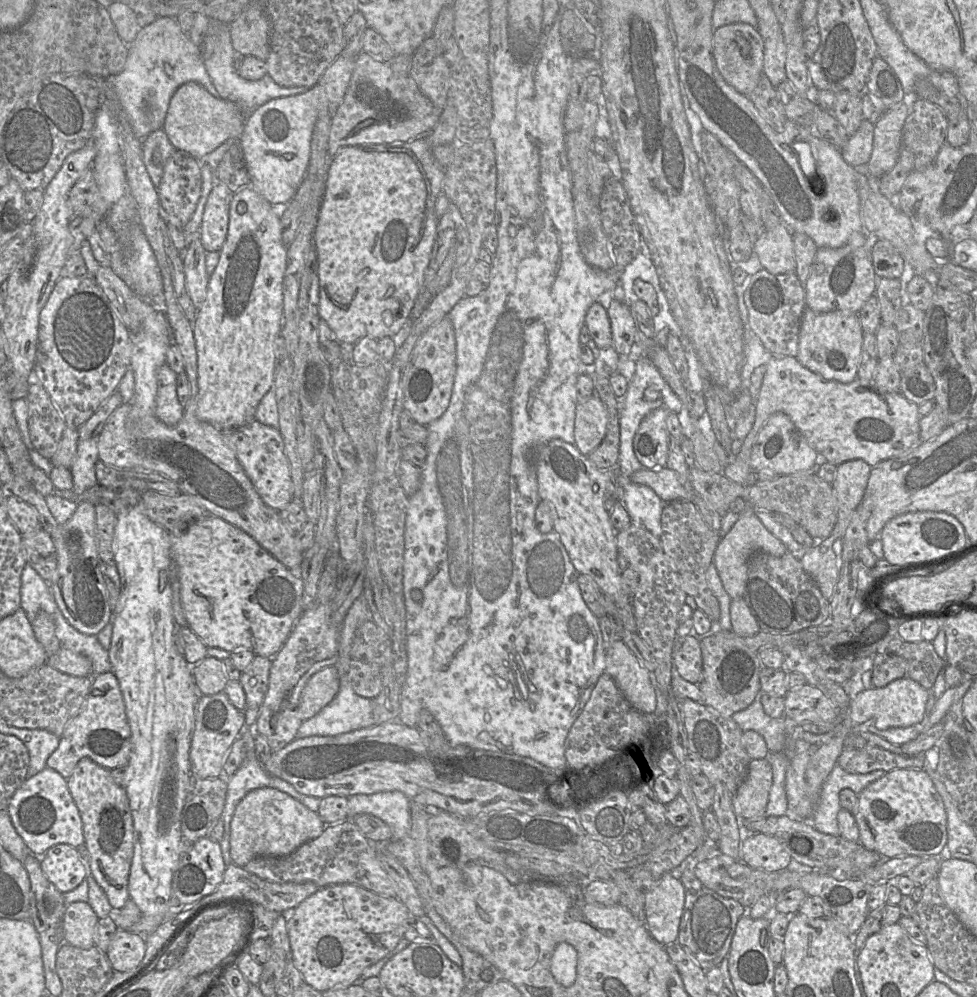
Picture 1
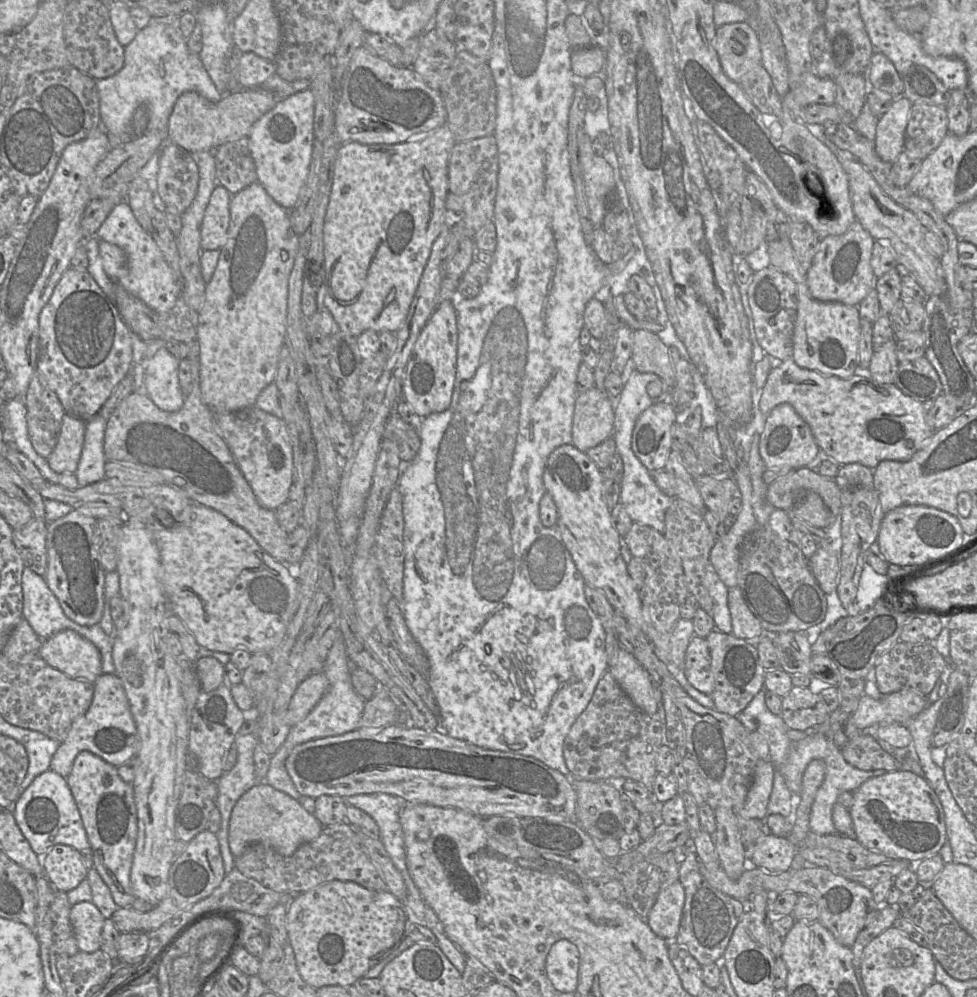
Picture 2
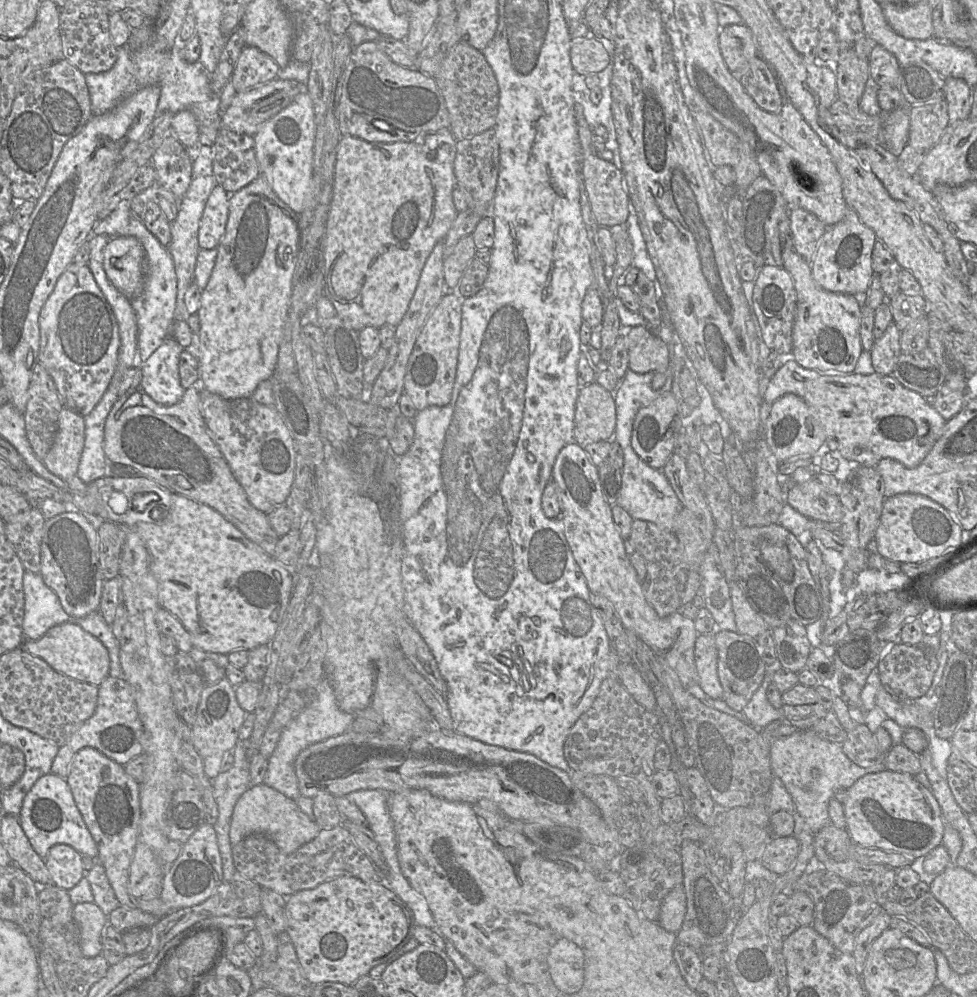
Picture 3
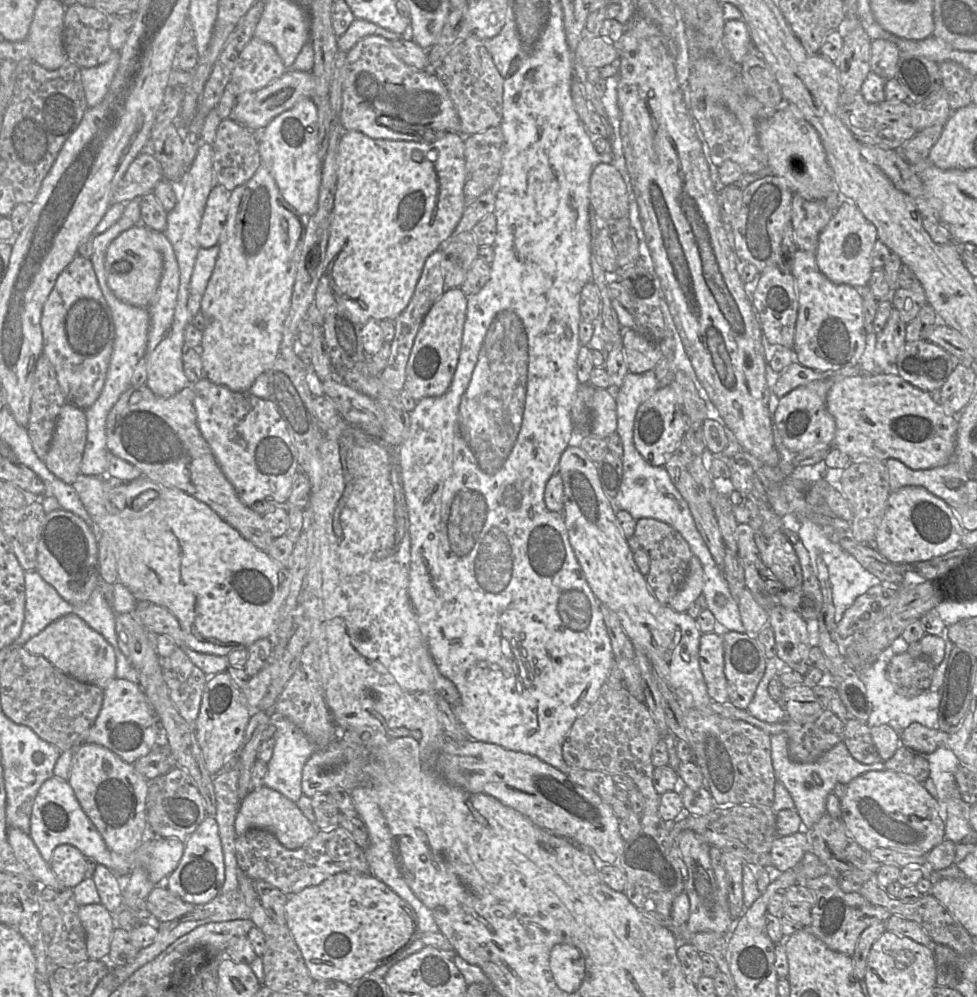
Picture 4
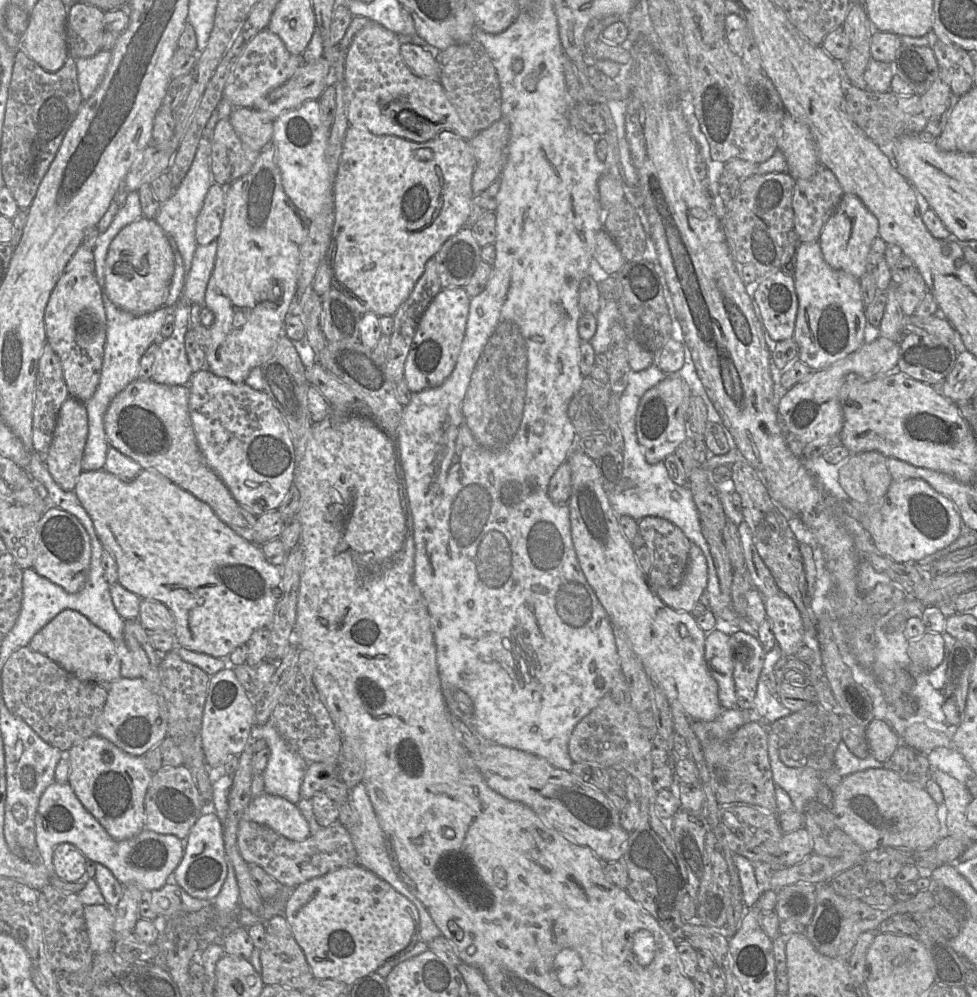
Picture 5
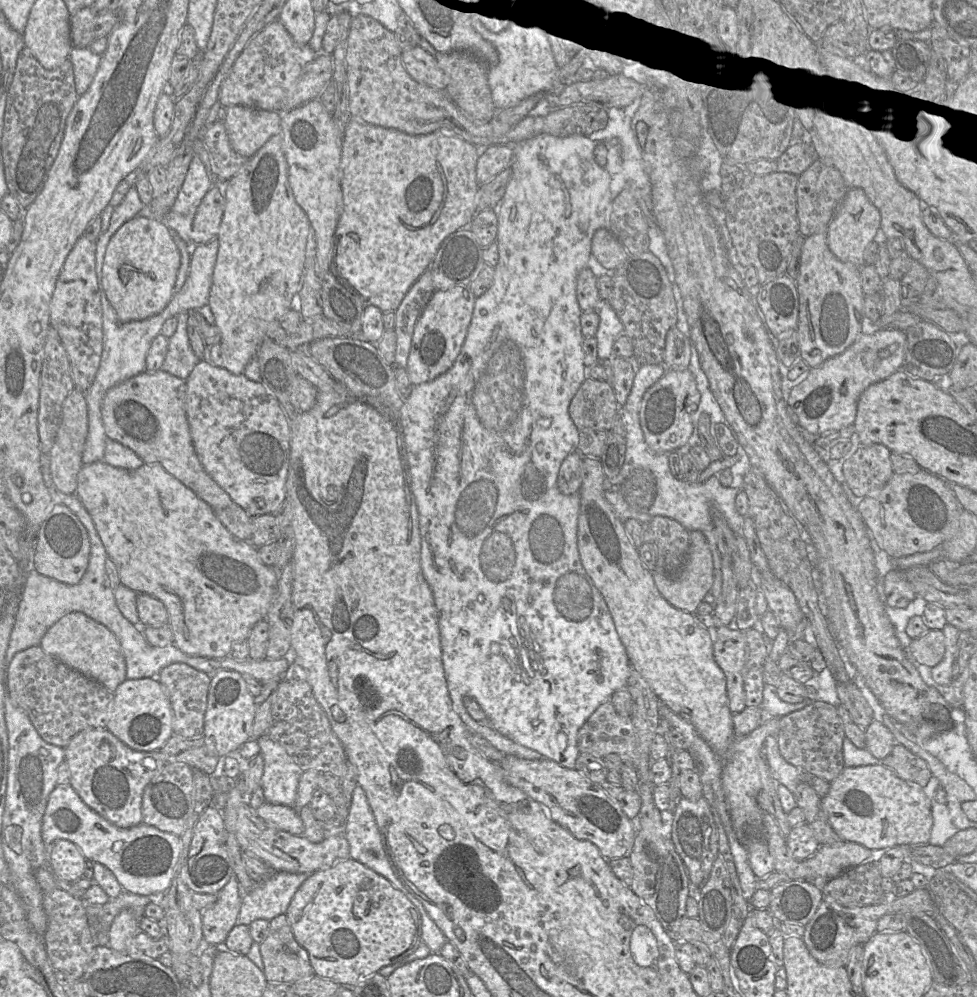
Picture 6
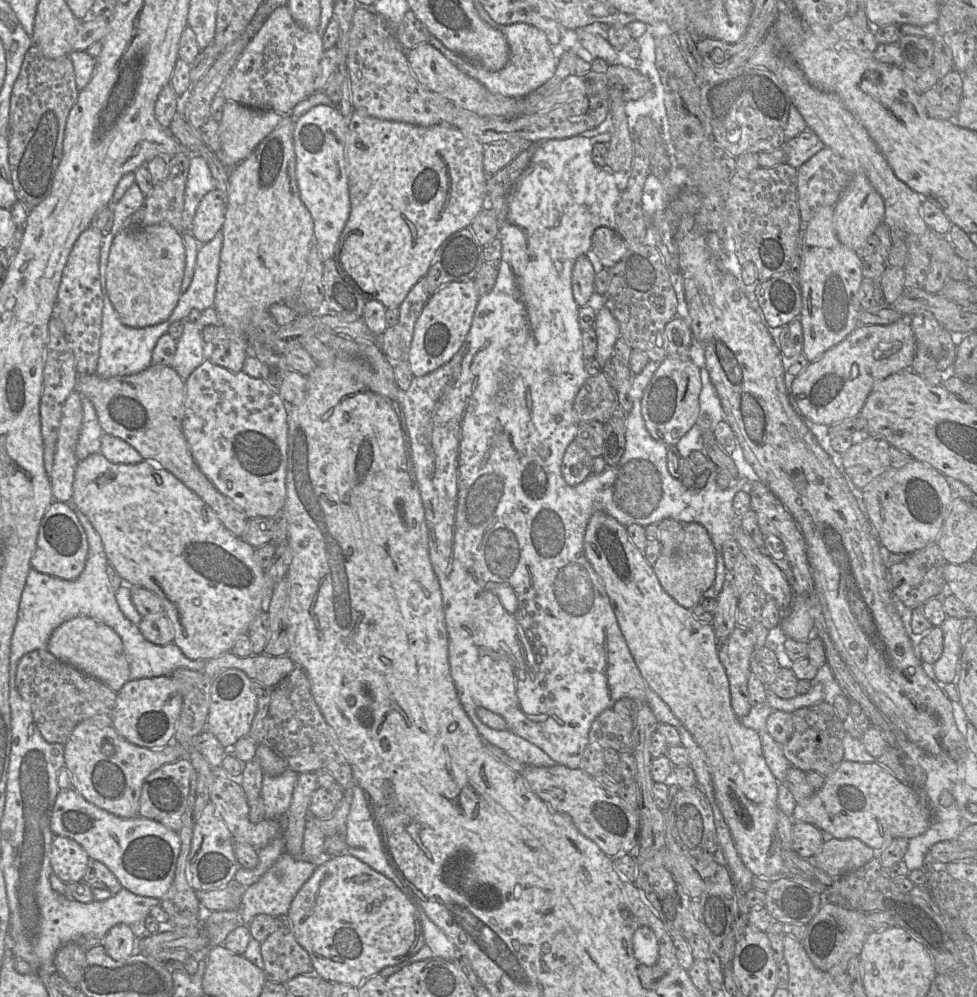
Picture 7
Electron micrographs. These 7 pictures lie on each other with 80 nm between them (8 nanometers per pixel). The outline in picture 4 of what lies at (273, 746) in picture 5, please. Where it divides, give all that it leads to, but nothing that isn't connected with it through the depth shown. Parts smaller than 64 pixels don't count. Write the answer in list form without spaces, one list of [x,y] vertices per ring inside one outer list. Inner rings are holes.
[[[253,710],[248,725],[245,729],[244,743],[249,741],[258,725],[273,724],[276,728],[274,736],[275,745],[273,754],[267,763],[267,773],[264,785],[276,790],[297,804],[303,815],[317,828],[316,818],[312,807],[311,798],[302,793],[302,770],[309,757],[317,750],[316,745],[292,721],[272,711]]]

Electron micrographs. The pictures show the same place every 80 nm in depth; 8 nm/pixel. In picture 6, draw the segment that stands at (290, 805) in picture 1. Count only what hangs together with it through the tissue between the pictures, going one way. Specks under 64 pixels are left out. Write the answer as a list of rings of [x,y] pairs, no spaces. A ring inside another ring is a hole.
[[[265,802],[255,812],[268,824],[290,834],[303,836],[304,824],[294,807]]]

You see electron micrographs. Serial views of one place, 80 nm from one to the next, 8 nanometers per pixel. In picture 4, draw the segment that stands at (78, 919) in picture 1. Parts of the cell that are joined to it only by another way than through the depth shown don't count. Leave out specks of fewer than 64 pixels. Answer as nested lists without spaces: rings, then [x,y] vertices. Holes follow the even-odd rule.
[[[102,904],[78,907],[78,916],[86,933],[89,959],[107,960],[114,931],[114,916]]]

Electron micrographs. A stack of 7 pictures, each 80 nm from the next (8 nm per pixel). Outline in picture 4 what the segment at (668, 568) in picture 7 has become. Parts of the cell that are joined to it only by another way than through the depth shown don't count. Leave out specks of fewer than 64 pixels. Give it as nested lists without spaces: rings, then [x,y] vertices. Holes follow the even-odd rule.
[[[696,556],[689,562],[688,573],[681,590],[674,596],[668,606],[676,612],[685,613],[695,603],[703,590],[703,567]]]

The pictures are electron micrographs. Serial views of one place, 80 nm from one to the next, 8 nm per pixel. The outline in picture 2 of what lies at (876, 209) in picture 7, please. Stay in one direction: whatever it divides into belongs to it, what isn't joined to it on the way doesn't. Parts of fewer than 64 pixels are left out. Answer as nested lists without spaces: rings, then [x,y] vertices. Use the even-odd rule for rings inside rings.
[[[856,219],[842,235],[823,238],[812,266],[807,272],[807,285],[813,298],[823,302],[840,302],[858,306],[871,289],[876,289],[877,277],[871,266],[875,240]]]

